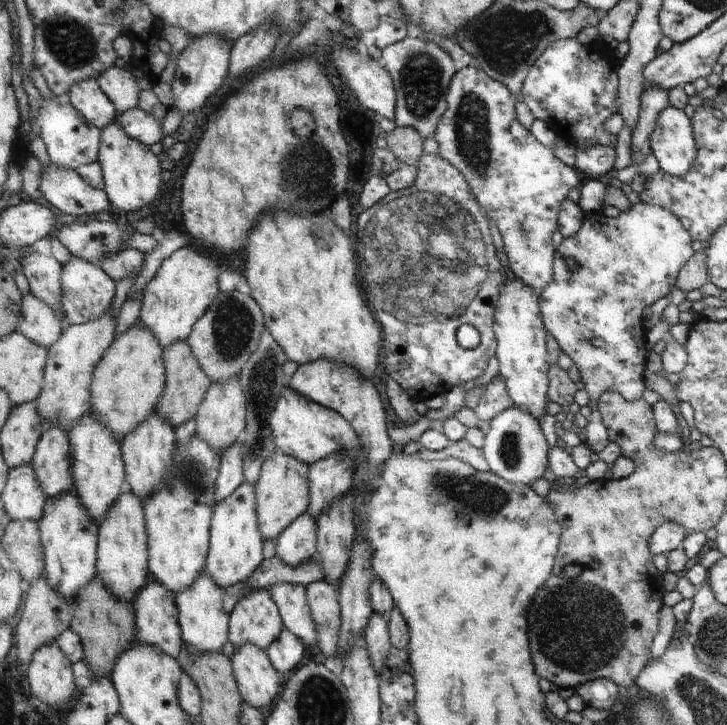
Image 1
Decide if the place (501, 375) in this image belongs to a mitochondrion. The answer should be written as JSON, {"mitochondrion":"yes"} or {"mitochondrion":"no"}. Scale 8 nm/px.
{"mitochondrion":"no"}

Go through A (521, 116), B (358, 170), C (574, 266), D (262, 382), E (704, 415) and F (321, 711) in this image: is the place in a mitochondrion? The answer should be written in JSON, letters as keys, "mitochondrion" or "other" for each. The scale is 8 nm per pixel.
{"A":"other","B":"other","C":"other","D":"mitochondrion","E":"other","F":"mitochondrion"}

